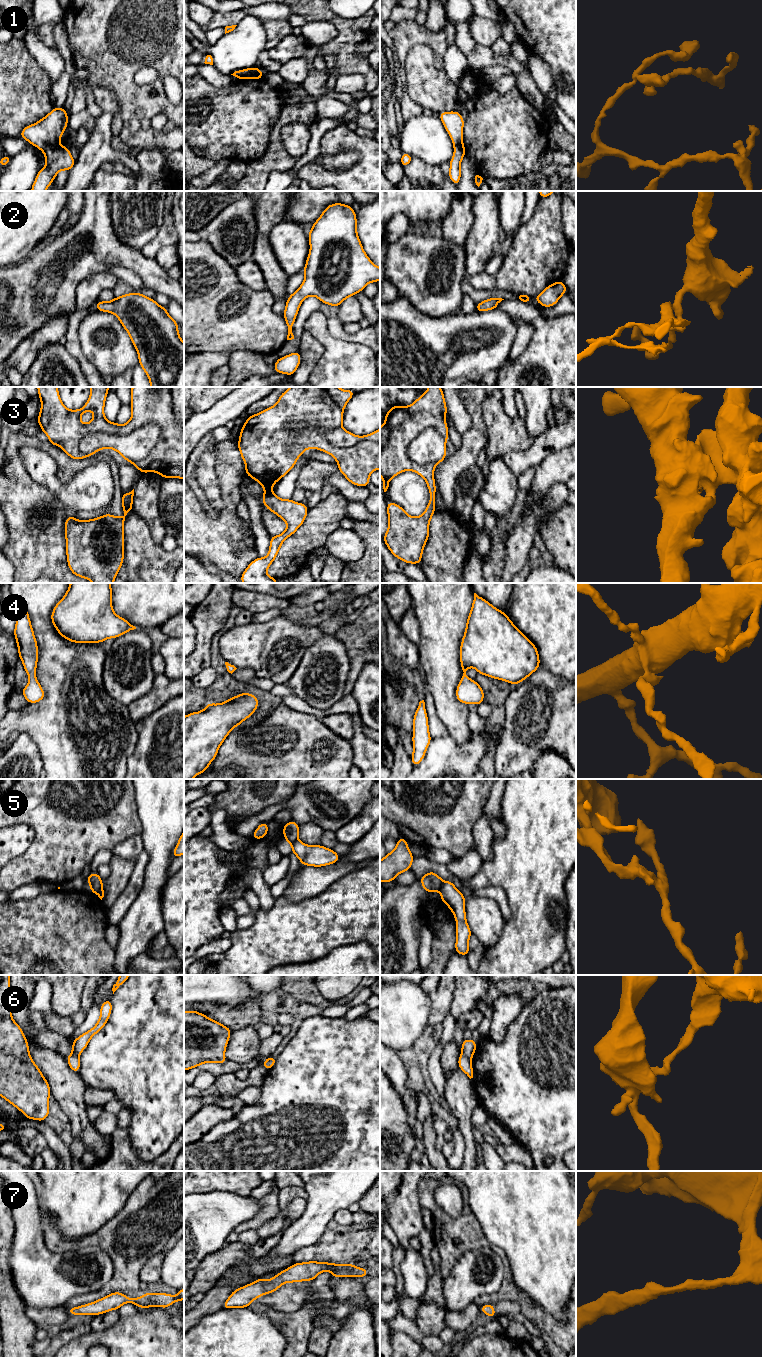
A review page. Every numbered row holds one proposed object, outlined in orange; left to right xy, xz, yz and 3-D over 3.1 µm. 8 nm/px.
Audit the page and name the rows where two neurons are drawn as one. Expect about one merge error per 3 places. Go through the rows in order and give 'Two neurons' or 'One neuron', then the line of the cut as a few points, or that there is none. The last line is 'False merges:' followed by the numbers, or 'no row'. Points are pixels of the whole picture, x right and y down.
1: Two neurons. Split along xy (58, 141), (42, 151)
2: One neuron. No split
3: Two neurons. Split along xy (161, 431), (146, 423), (128, 433), (88, 432), (78, 449)
4: One neuron. No split
5: Two neurons. Split along yz (443, 882), (440, 890)
6: Two neurons. Split along yz (461, 1053), (469, 1059)
7: One neuron. No split
False merges: 1, 3, 5, 6

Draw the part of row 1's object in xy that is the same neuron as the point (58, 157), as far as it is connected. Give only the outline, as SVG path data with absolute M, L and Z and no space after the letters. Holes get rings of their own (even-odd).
M59 142L42 152L45 155L46 166L38 171L31 191L46 191L60 170L69 172L76 162L69 148Z

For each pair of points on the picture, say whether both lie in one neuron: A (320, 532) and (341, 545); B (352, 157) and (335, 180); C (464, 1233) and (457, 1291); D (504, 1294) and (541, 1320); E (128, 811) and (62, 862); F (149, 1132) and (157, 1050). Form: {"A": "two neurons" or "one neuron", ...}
{"A": "two neurons", "B": "two neurons", "C": "two neurons", "D": "one neuron", "E": "one neuron", "F": "one neuron"}

